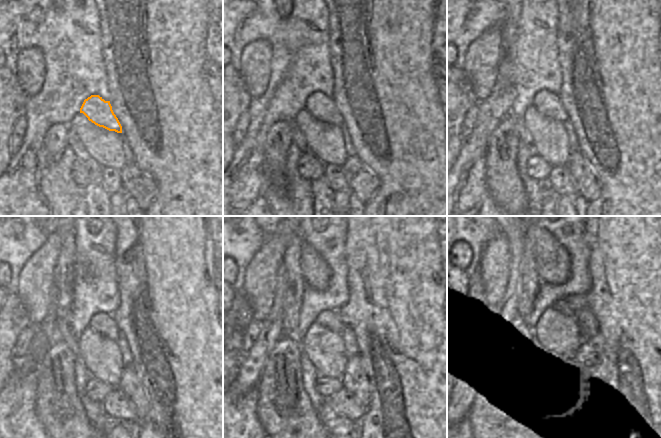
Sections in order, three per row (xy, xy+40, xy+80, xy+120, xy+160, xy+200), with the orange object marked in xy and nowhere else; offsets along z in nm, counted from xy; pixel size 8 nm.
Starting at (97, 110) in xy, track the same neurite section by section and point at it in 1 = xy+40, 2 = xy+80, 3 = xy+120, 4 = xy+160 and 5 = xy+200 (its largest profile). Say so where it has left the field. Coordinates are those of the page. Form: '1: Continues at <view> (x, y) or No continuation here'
1: Continues at xy+40 (322, 107)
2: Continues at xy+80 (547, 103)
3: Continues at xy+120 (103, 323)
4: Continues at xy+160 (332, 320)
5: Continues at xy+200 (565, 320).

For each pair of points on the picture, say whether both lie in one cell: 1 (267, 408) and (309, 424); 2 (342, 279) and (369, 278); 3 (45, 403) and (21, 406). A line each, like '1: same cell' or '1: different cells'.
1: same cell
2: different cells
3: different cells

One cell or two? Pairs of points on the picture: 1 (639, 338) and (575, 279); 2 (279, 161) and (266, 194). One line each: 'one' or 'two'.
1: two
2: two

